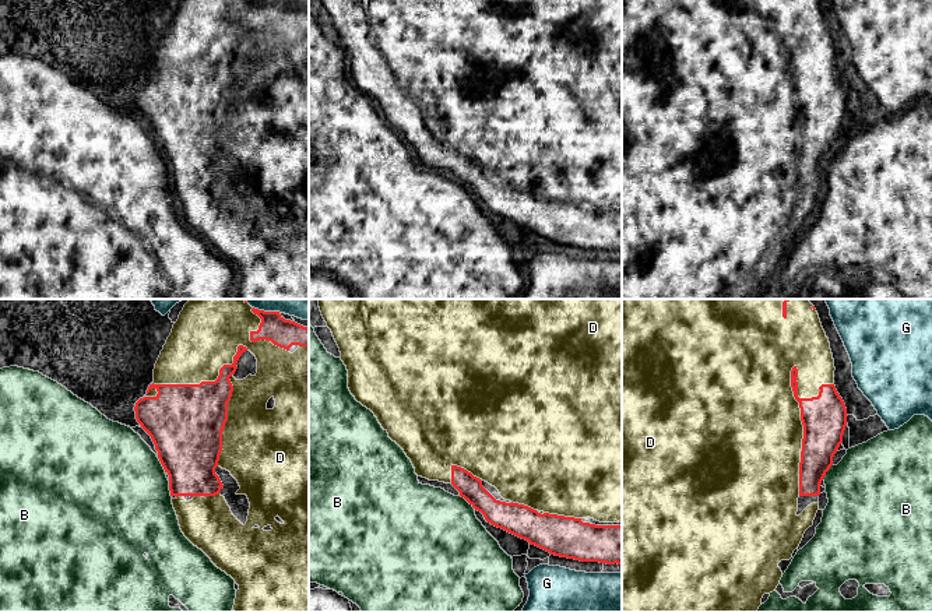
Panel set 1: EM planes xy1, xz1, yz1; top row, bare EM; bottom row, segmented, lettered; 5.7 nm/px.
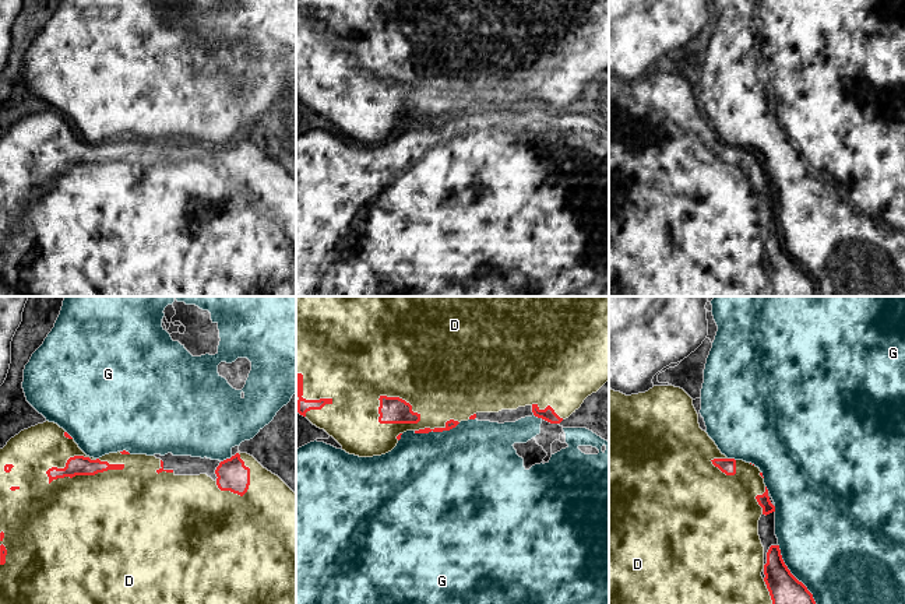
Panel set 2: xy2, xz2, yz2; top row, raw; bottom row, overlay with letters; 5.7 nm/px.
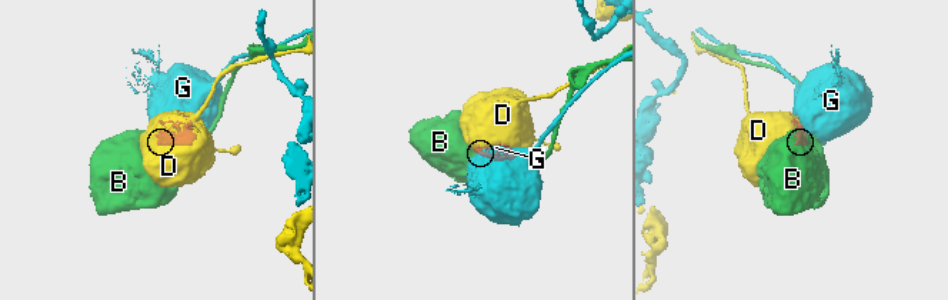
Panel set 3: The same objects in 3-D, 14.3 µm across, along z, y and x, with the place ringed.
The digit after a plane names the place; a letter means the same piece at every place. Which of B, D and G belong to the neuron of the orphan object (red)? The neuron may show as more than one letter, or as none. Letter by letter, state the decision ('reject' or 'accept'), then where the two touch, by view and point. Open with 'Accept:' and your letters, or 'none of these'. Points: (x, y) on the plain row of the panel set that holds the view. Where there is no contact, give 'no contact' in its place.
Accept: D
B: reject; contact xz1 (468, 189)
D: accept; contact xy2 (83, 143)
G: reject; contact yz2 (793, 263)

